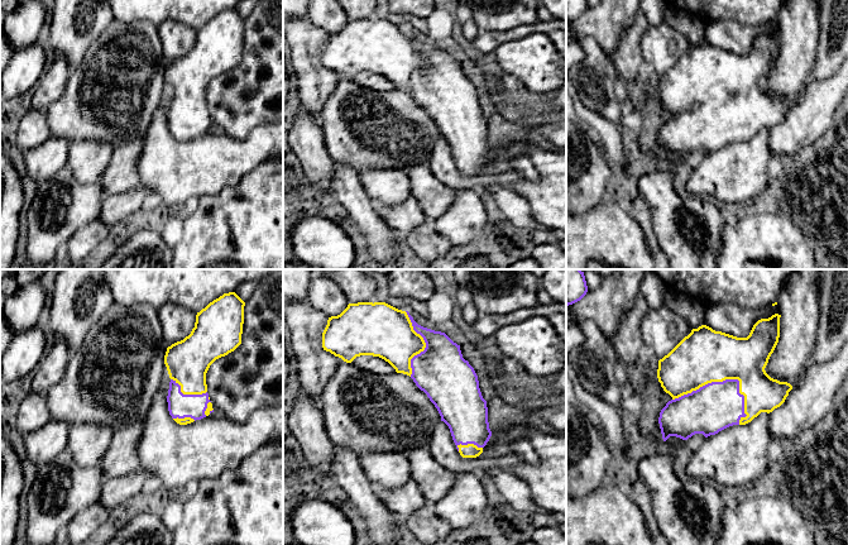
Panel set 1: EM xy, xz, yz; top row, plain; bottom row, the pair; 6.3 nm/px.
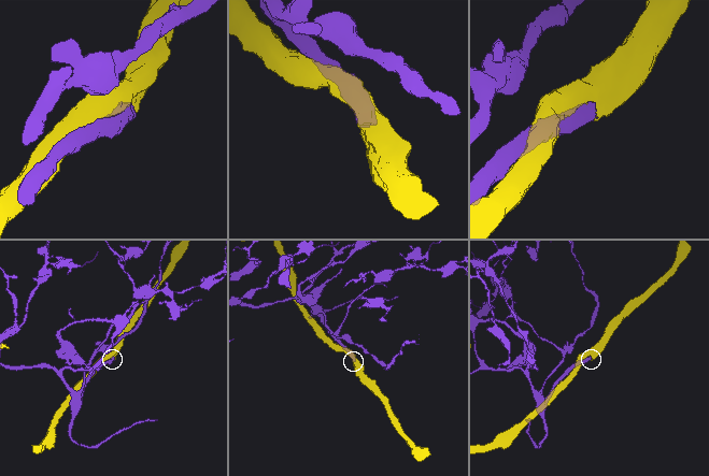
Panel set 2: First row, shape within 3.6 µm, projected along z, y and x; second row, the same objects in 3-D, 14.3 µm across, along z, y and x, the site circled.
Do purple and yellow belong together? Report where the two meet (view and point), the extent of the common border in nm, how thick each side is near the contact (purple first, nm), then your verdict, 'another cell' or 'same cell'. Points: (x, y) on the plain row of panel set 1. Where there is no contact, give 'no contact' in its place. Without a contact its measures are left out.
yz (723, 97) | 500 nm | 300/340 nm | same cell

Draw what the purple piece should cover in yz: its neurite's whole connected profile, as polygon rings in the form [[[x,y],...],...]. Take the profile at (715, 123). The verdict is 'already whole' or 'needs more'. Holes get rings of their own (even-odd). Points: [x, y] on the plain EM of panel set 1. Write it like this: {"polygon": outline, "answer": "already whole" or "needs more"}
{"polygon": [[[775,30],[758,37],[747,54],[701,42],[658,77],[658,99],[672,114],[658,134],[663,158],[670,153],[687,157],[695,150],[708,154],[729,143],[746,142],[761,129],[770,130],[785,119],[792,102],[771,95],[765,87],[778,59],[780,34]]], "answer": "needs more"}

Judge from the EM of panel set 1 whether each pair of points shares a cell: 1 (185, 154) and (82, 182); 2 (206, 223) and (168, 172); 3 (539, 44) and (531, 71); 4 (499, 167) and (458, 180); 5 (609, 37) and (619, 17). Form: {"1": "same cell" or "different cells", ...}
{"1": "different cells", "2": "different cells", "3": "same cell", "4": "same cell", "5": "same cell"}

